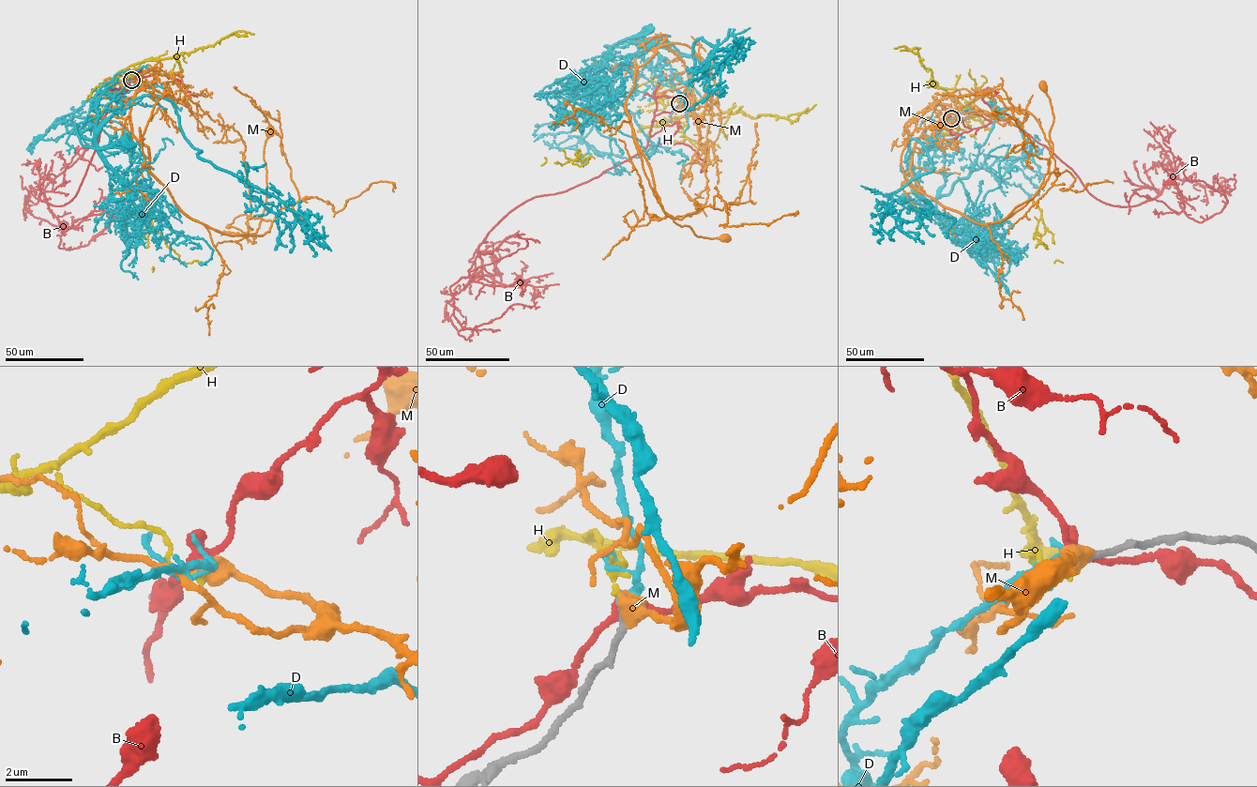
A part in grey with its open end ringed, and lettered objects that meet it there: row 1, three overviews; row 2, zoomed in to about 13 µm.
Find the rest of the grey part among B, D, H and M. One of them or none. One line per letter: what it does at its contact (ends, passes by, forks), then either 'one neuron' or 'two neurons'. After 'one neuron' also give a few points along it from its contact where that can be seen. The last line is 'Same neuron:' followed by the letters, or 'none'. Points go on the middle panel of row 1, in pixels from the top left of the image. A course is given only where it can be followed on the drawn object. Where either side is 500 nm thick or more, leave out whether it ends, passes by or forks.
B: it passes by; two neurons
D: it passes by; two neurons
H: it ends; two neurons
M: one neuron; course (680, 103), (693, 98), (691, 81), (658, 45), (626, 101), (643, 167), (673, 221), (726, 238)
Same neuron: M

